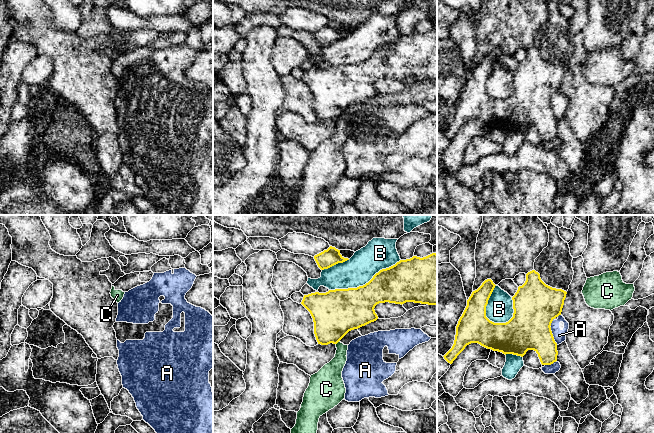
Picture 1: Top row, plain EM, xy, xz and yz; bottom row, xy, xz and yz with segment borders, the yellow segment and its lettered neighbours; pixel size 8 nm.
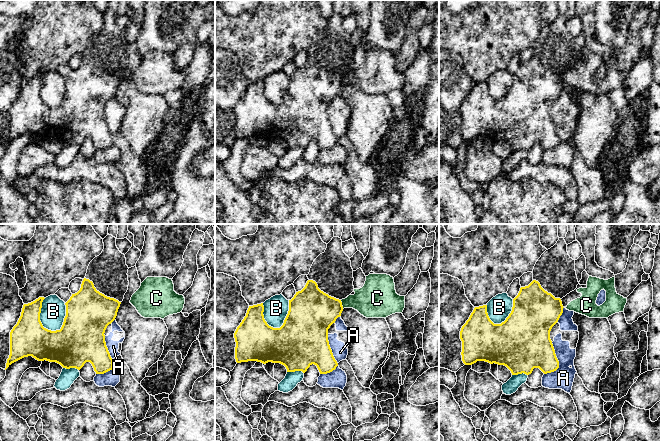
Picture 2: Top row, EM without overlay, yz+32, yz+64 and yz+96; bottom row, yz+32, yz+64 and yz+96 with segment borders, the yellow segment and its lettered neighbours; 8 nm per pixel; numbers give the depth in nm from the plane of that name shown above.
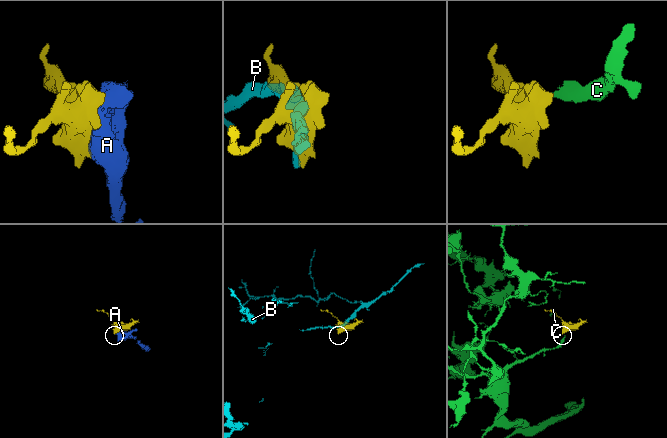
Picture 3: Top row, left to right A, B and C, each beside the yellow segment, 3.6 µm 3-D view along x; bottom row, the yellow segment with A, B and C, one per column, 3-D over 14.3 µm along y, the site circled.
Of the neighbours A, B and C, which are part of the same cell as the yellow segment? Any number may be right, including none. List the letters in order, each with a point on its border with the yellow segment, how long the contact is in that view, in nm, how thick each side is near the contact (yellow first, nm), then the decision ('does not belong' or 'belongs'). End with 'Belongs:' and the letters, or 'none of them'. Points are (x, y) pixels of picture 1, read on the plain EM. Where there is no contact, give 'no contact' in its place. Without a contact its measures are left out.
A: meets yellow in yz at (551, 107); contact 220 nm long; 360 nm thick on the yellow side, 100 nm on the other; does not belong
B: meets yellow in yz at (485, 86); contact 320 nm long; 260 nm thick on the yellow side, 220 nm on the other; does not belong
C: meets yellow in xz at (338, 117); contact 50 nm long; 360 nm thick on the yellow side, 160 nm on the other; does not belong
Belongs: none of them

